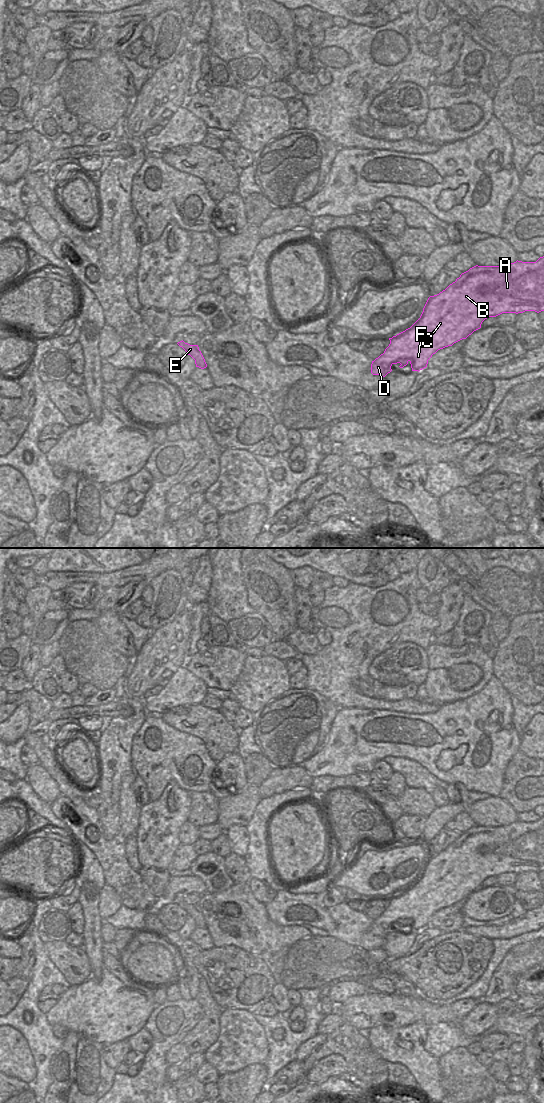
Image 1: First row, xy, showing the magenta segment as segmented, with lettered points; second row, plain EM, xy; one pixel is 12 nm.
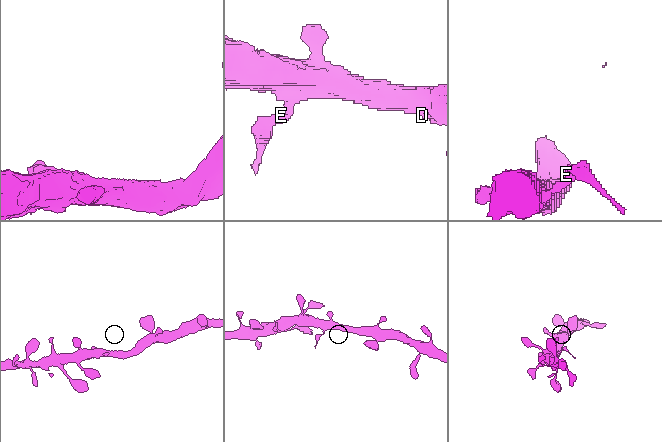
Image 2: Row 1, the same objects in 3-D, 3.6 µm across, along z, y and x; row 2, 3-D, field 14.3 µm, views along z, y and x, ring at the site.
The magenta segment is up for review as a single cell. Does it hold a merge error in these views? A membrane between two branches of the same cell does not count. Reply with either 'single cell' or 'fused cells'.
single cell

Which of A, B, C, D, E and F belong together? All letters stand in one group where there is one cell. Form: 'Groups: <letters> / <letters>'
Groups: A B C D E F

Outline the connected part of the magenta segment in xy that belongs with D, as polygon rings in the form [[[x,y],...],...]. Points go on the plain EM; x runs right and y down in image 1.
[[[544,816],[536,822],[516,821],[505,826],[474,826],[462,833],[455,842],[437,855],[430,856],[423,868],[420,878],[405,891],[389,898],[390,904],[384,913],[372,921],[371,933],[385,937],[392,931],[393,924],[400,923],[403,928],[411,924],[412,931],[420,931],[427,927],[428,920],[438,910],[466,899],[474,891],[481,888],[488,877],[496,877],[502,873],[523,873],[525,871],[544,871]]]

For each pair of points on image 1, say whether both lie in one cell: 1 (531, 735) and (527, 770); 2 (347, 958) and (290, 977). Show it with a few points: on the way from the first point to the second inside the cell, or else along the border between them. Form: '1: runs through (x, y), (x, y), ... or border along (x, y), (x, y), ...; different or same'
1: border along (520, 750), (533, 758); different
2: runs through (333, 959), (316, 960), (304, 968); same

